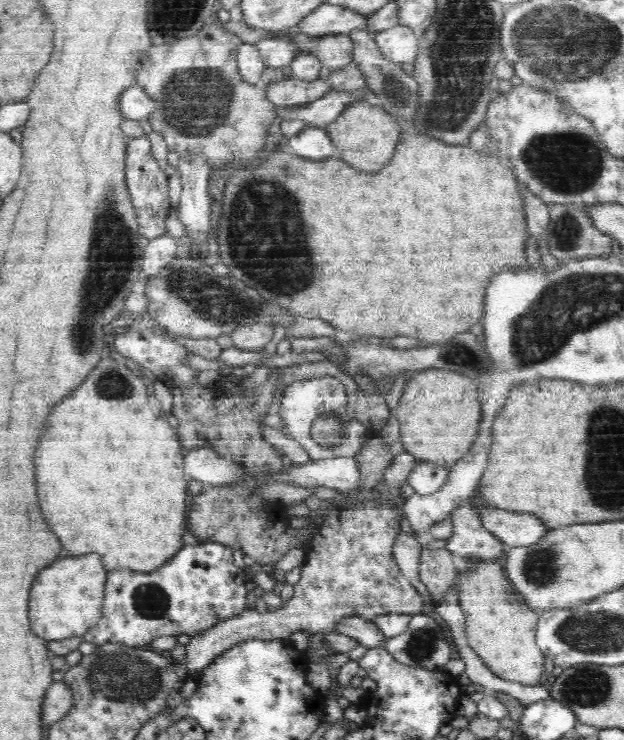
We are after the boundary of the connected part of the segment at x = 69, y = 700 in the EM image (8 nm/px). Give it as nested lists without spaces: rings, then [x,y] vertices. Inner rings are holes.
[[[64,680],[53,681],[45,692],[41,705],[41,722],[54,724],[60,722],[70,712],[73,705],[73,694]]]

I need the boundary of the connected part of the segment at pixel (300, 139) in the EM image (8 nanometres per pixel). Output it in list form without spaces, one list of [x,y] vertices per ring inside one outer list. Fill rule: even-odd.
[[[306,127],[288,139],[285,148],[292,154],[313,161],[338,155],[336,145],[328,136],[326,128]]]

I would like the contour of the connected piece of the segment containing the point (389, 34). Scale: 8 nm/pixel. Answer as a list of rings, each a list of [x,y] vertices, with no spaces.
[[[395,24],[392,28],[373,35],[376,45],[385,60],[394,63],[415,62],[419,40],[407,26]]]

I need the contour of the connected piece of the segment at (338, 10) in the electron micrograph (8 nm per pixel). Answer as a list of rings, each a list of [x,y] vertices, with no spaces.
[[[322,3],[298,22],[297,30],[308,36],[350,35],[352,30],[365,30],[368,15],[361,15],[340,5]]]

